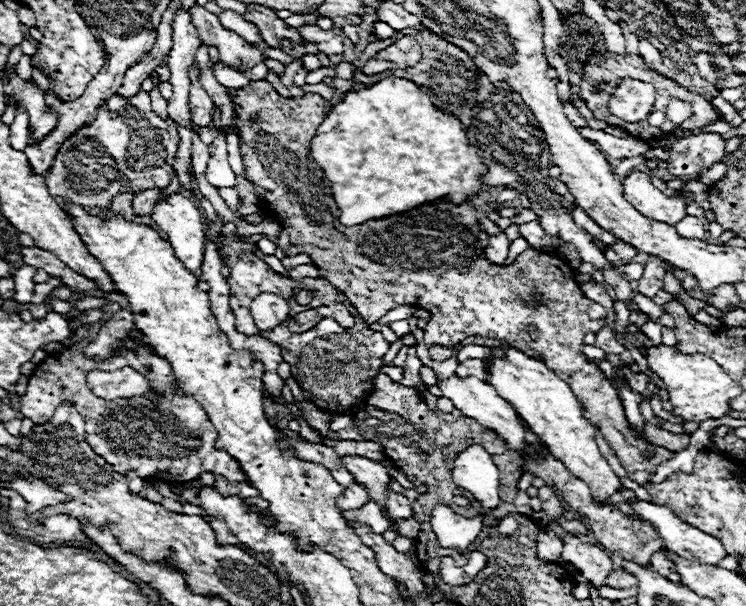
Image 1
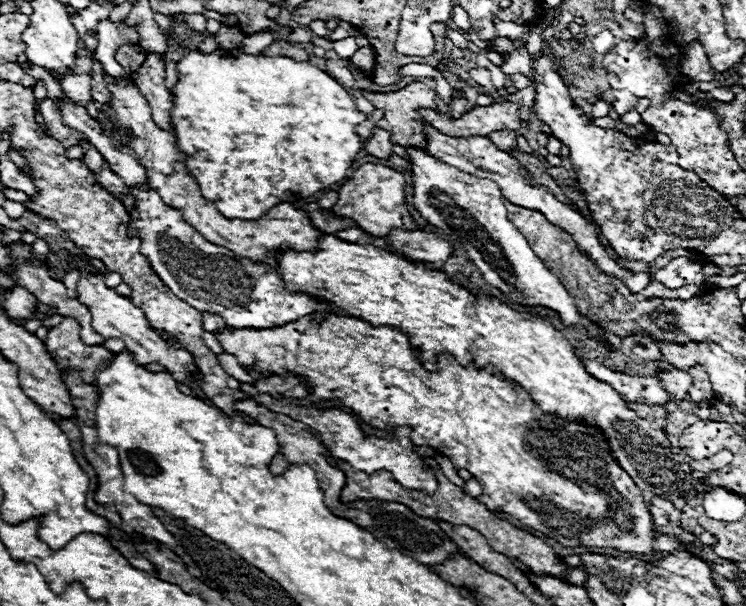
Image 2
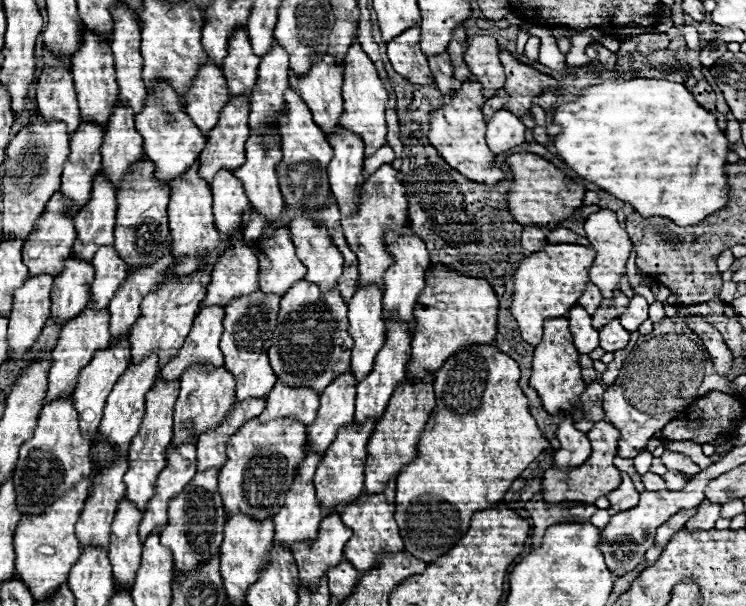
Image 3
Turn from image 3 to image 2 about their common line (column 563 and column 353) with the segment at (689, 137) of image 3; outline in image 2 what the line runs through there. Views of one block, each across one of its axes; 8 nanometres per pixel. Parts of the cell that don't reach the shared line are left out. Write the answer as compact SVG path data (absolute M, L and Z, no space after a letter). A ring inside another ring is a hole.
M214 50L210 54L190 52L188 56L184 56L176 64L176 70L178 70L180 78L174 86L170 114L172 114L172 126L174 126L174 136L176 136L176 142L178 142L178 150L186 156L186 170L198 182L202 196L208 202L214 202L216 208L226 218L254 220L254 218L264 216L270 208L274 208L280 202L294 202L294 200L300 200L300 198L308 198L314 192L328 188L330 184L346 178L346 170L350 168L352 160L356 158L356 154L362 148L362 140L354 132L354 126L360 124L362 120L366 120L366 116L362 112L358 112L356 104L352 102L352 98L348 96L344 86L340 86L330 74L312 66L310 62L296 62L296 60L286 58L286 56L262 56L262 54L252 56L252 54L244 54L240 50Z

